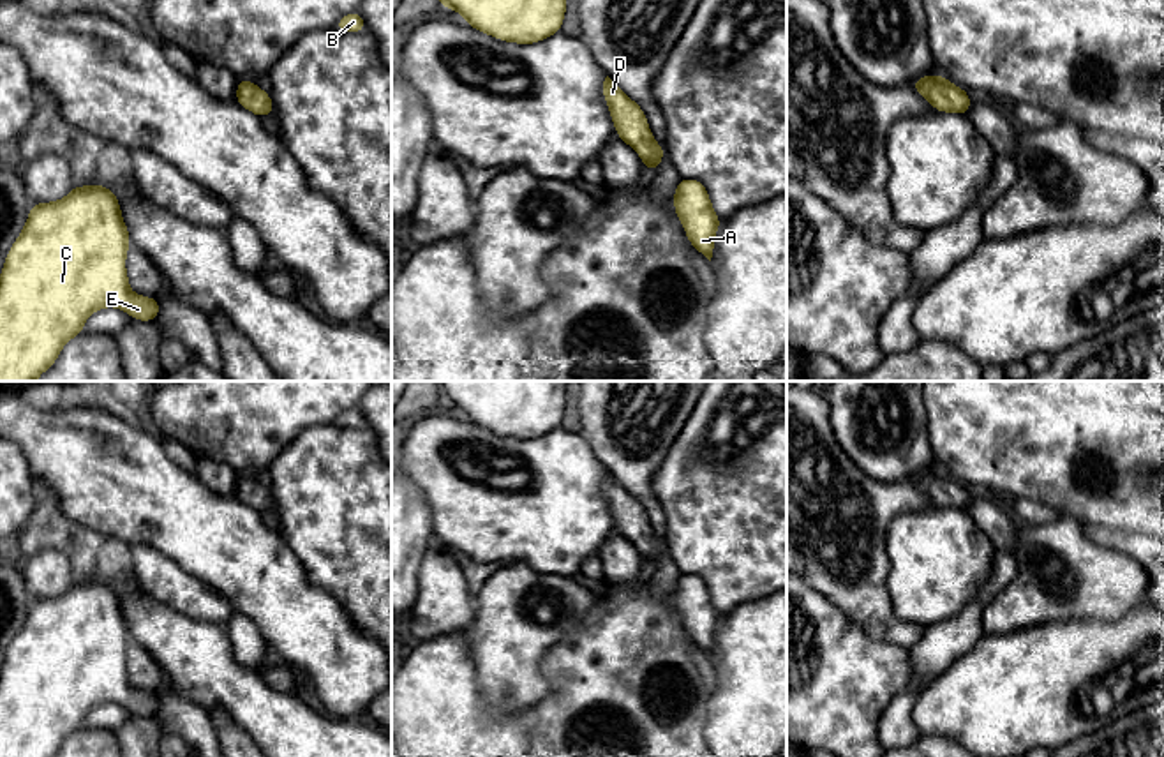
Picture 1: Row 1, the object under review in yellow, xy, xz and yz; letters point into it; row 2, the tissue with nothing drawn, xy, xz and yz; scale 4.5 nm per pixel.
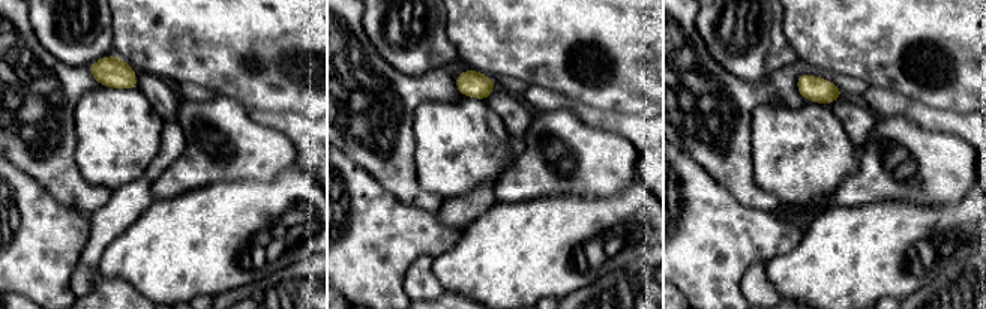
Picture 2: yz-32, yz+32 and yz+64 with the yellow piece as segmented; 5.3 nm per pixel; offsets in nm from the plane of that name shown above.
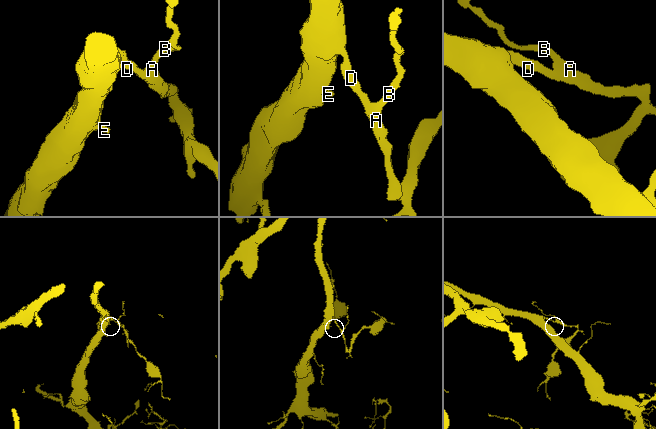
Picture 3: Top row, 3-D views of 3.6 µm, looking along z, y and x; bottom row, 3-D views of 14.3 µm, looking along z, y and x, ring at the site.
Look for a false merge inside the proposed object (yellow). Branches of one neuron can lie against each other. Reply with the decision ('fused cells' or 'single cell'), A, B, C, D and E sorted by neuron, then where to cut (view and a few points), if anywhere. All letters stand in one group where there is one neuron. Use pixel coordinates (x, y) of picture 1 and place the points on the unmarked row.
single cell; groups A B C D E; cut none

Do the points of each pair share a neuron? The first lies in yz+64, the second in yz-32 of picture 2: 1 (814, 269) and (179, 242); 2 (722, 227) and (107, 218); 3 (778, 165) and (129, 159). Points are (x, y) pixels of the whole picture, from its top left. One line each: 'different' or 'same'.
1: same
2: different
3: same

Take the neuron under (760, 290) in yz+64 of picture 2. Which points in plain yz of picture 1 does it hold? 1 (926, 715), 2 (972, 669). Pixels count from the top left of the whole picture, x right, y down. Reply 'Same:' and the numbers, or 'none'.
Same: none

